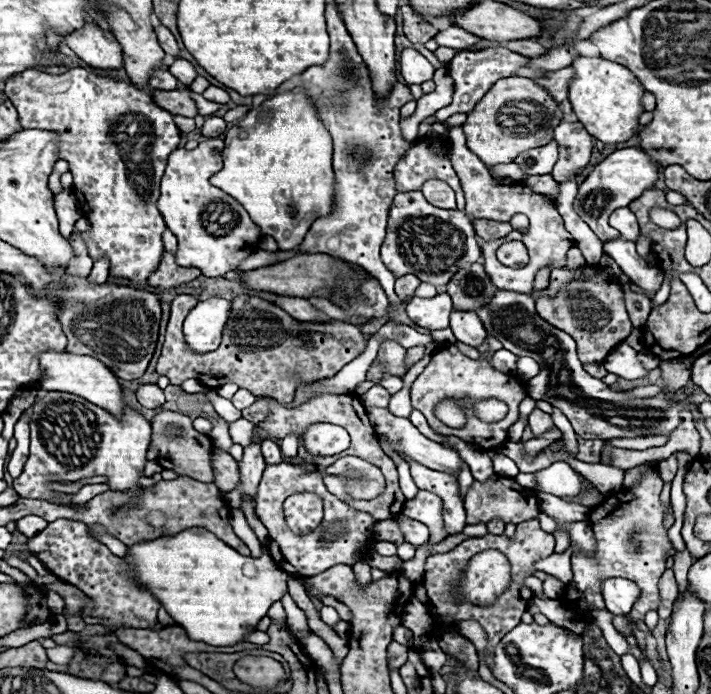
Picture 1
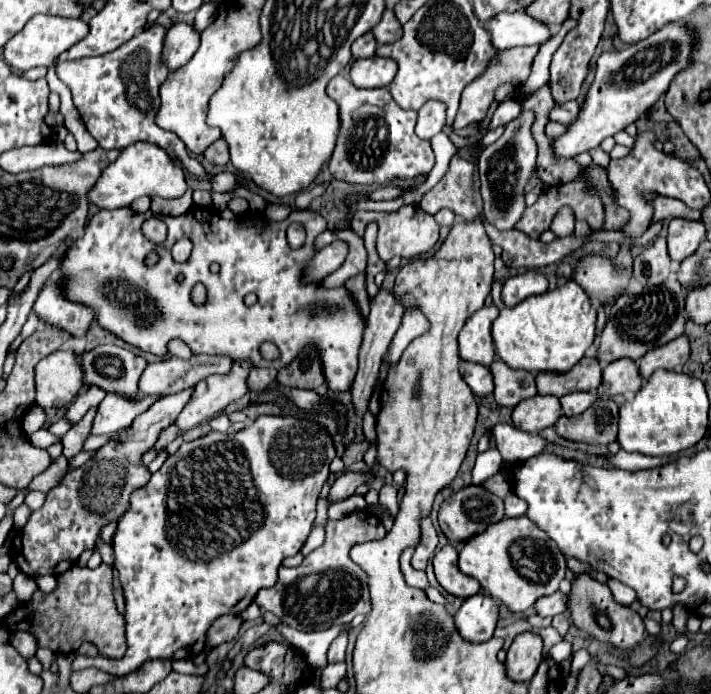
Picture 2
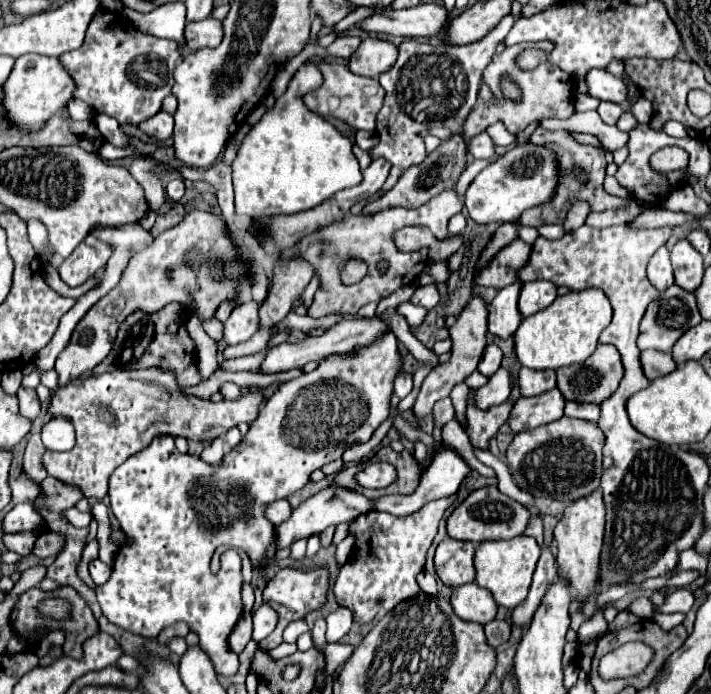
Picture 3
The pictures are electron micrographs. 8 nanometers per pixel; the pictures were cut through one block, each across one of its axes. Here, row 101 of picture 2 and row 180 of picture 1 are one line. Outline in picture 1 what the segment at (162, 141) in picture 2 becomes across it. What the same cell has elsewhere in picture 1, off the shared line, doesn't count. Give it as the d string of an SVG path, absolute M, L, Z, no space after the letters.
M72 68L58 76L26 70L6 82L6 96L16 106L24 128L54 130L60 134L58 156L70 162L70 172L74 176L72 190L84 218L90 222L90 230L80 232L90 258L106 258L110 262L112 278L126 278L134 284L144 284L148 276L156 272L164 254L162 234L166 230L166 222L158 212L156 202L160 196L158 186L166 160L180 144L180 130L176 128L172 114L156 106L146 90L84 68Z

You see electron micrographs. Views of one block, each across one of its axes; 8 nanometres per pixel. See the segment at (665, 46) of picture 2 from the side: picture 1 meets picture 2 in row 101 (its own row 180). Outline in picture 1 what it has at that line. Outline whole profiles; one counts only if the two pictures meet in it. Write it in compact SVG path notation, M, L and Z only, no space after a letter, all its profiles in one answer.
M630 146L612 152L606 160L594 166L594 170L588 174L588 178L580 184L578 196L574 202L574 210L578 216L594 230L598 238L610 238L610 226L608 226L608 216L618 210L628 206L632 200L640 198L644 190L650 190L660 174L660 166L650 158L646 150L640 146Z

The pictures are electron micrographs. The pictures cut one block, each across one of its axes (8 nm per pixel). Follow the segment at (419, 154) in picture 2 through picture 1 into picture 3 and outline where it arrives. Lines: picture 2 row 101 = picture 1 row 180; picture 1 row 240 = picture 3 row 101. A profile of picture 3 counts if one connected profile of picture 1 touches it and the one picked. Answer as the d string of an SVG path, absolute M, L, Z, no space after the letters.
M318 62L318 68L324 76L324 82L320 88L308 92L302 96L304 104L320 114L320 116L332 116L338 118L350 126L354 126L356 130L374 130L376 128L376 114L382 108L384 102L384 90L380 88L380 82L374 78L362 78L362 76L354 76L350 72L348 66L344 64L330 64L330 62Z

